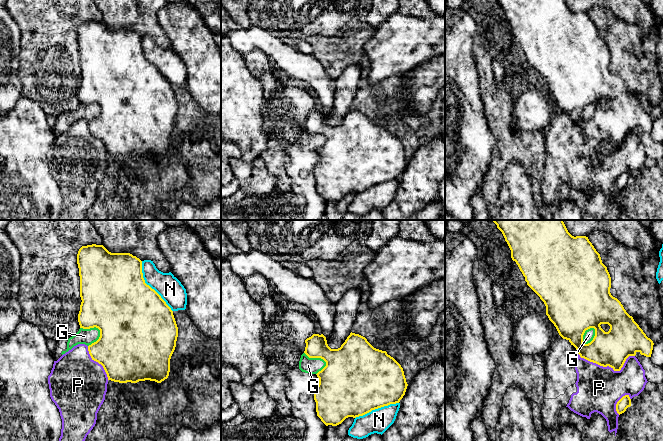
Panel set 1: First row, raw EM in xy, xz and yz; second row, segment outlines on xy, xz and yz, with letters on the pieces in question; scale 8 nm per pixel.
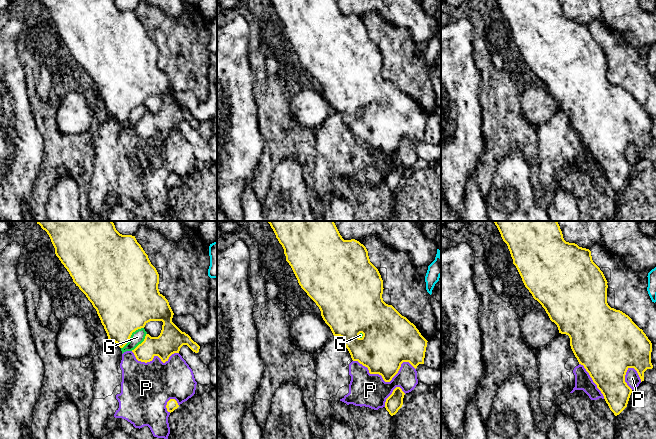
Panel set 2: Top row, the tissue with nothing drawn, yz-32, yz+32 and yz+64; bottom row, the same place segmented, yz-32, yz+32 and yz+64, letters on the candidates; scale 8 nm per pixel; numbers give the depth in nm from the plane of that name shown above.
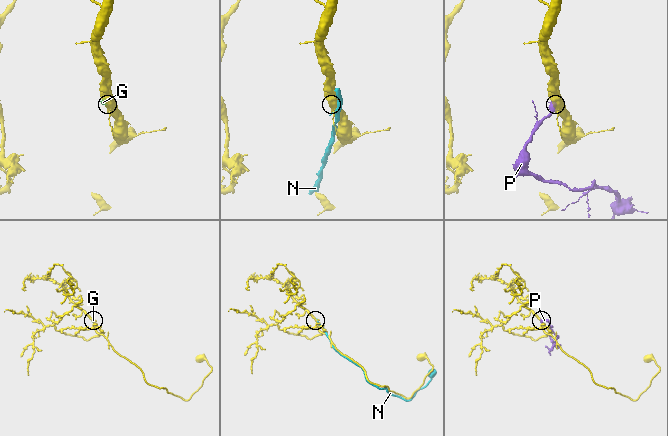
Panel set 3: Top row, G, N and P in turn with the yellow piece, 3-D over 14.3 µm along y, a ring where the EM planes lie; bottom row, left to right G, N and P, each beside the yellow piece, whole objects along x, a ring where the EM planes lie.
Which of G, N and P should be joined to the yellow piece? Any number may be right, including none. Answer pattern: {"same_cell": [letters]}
{"same_cell": []}

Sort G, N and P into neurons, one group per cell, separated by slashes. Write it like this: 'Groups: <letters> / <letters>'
Groups: G / N / P

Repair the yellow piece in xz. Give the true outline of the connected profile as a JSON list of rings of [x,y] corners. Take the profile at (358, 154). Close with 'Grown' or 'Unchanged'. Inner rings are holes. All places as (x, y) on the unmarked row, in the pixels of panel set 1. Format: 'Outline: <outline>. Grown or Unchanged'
Outline: [[[351,108],[338,125],[331,125],[323,110],[313,110],[305,119],[304,129],[309,134],[321,134],[326,138],[326,142],[316,150],[319,160],[314,167],[317,192],[326,202],[337,202],[348,193],[356,194],[372,186],[399,179],[405,171],[408,160],[401,141],[386,127],[374,124],[365,113]]]. Unchanged

